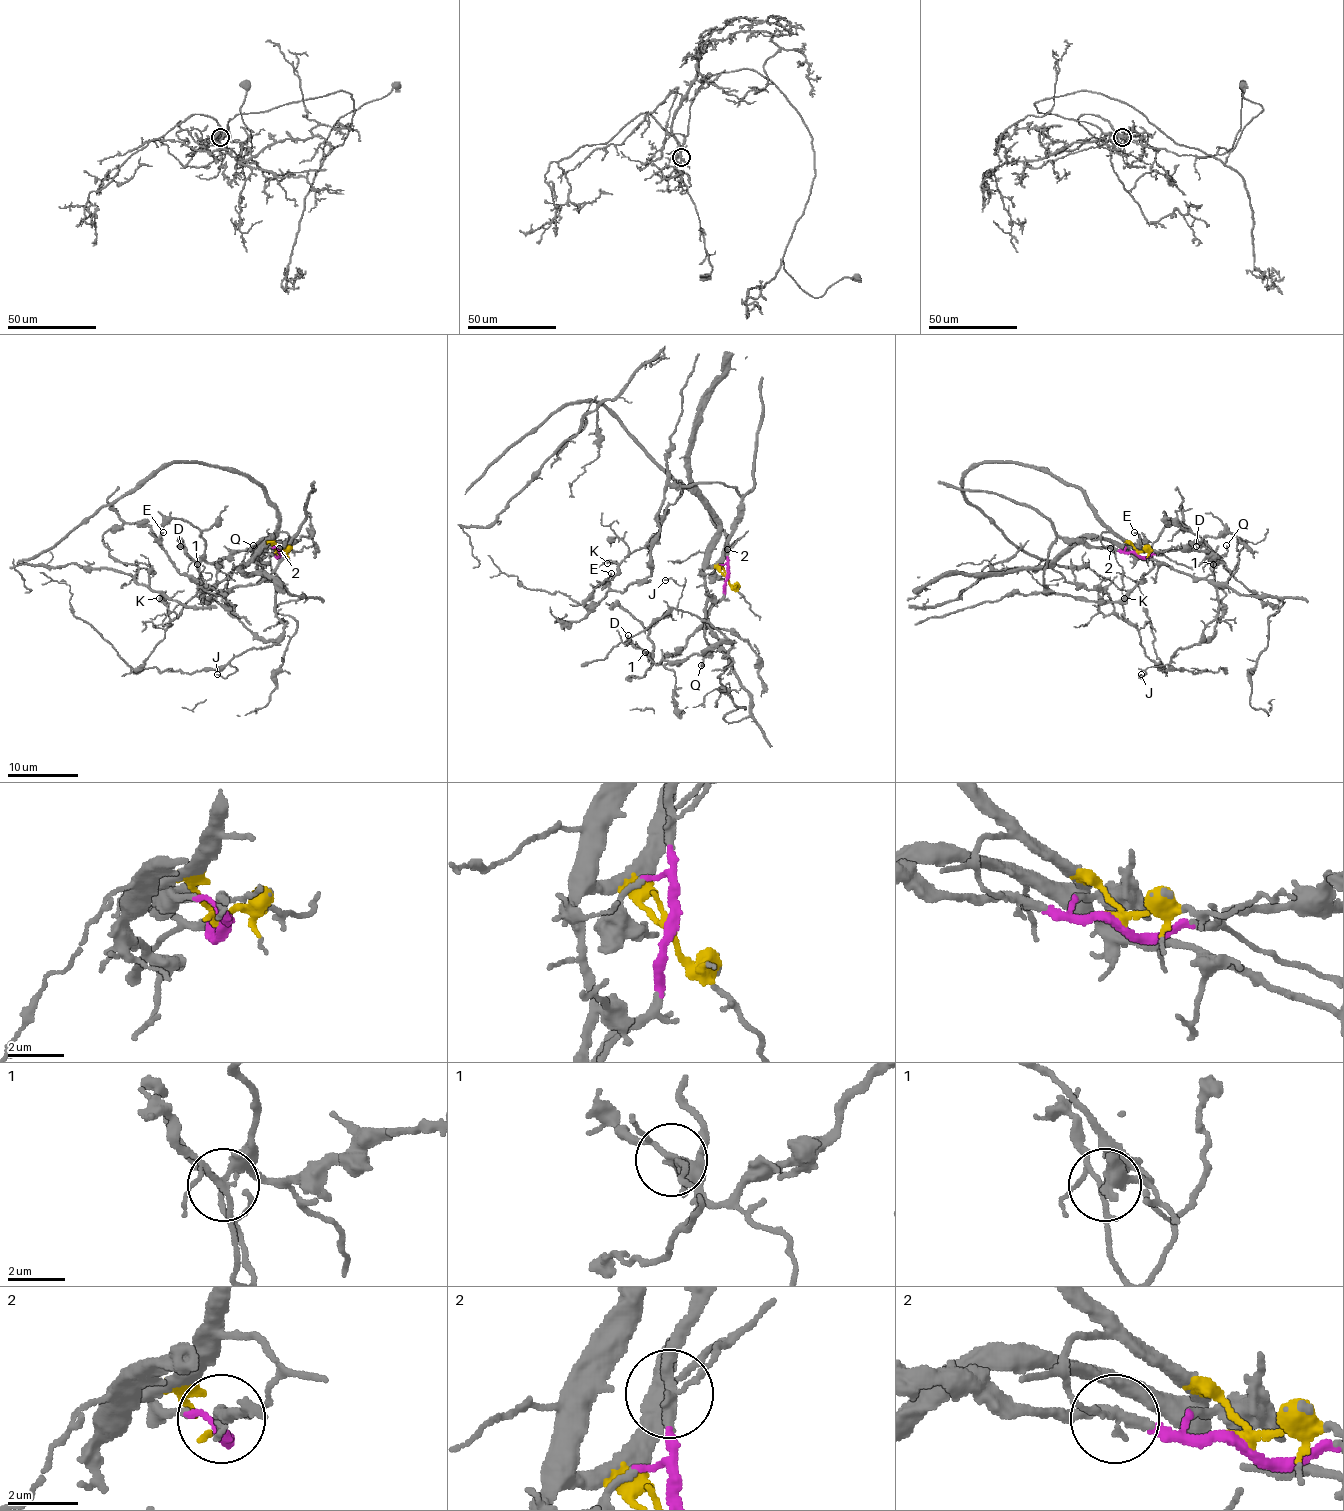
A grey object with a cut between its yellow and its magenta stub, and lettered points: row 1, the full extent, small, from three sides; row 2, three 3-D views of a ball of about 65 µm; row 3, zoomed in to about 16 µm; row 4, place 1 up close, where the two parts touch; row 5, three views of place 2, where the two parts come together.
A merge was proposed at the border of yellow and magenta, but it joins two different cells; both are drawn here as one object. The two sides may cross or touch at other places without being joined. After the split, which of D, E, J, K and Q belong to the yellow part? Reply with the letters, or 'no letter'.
D, J, K

